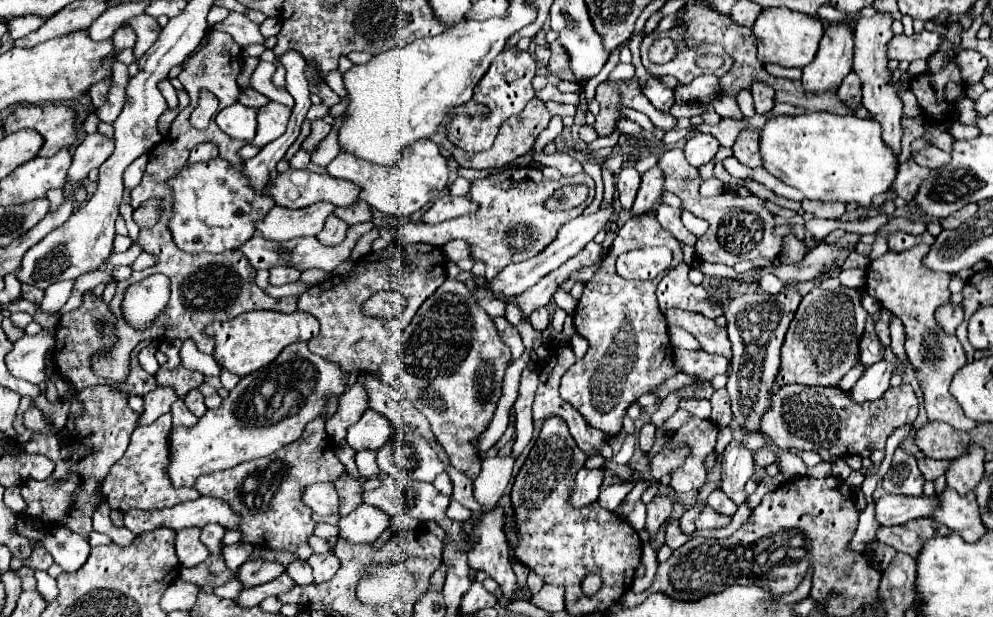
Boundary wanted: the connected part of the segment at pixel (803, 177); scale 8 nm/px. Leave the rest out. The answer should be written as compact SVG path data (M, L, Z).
M812 112L804 116L772 116L760 130L762 166L788 186L804 192L806 198L870 206L876 194L886 192L898 170L898 160L884 148L880 128L874 120Z

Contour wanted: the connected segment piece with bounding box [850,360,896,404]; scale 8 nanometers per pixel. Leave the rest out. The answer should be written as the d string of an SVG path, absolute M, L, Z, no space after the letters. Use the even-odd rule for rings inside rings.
M880 360L878 364L864 370L864 374L858 378L858 382L850 388L850 398L856 404L878 400L888 388L890 388L890 376L894 372L894 364Z

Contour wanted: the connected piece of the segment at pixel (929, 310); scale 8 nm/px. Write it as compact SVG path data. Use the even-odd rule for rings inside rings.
M918 244L904 252L892 252L888 250L878 260L870 262L868 268L868 282L866 290L870 296L874 296L884 308L888 308L892 314L896 314L906 332L906 354L914 368L914 374L922 386L924 392L924 406L930 420L942 420L946 424L952 424L958 430L972 430L976 426L974 420L966 418L960 404L950 396L950 382L954 374L966 364L966 354L962 344L956 336L944 334L944 330L938 326L934 312L950 302L950 290L948 282L950 276L946 272L934 272L922 264L922 258L928 254L930 246ZM878 266L884 270L876 270ZM888 266L892 270L888 270Z

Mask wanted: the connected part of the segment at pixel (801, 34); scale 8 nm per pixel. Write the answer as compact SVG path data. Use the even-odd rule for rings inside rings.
M776 6L776 8L764 8L760 12L760 16L752 26L752 32L758 40L758 58L764 64L772 62L786 68L792 68L792 66L804 68L806 64L810 64L810 60L814 60L824 28L818 18L812 18L808 14L802 14L784 6Z

